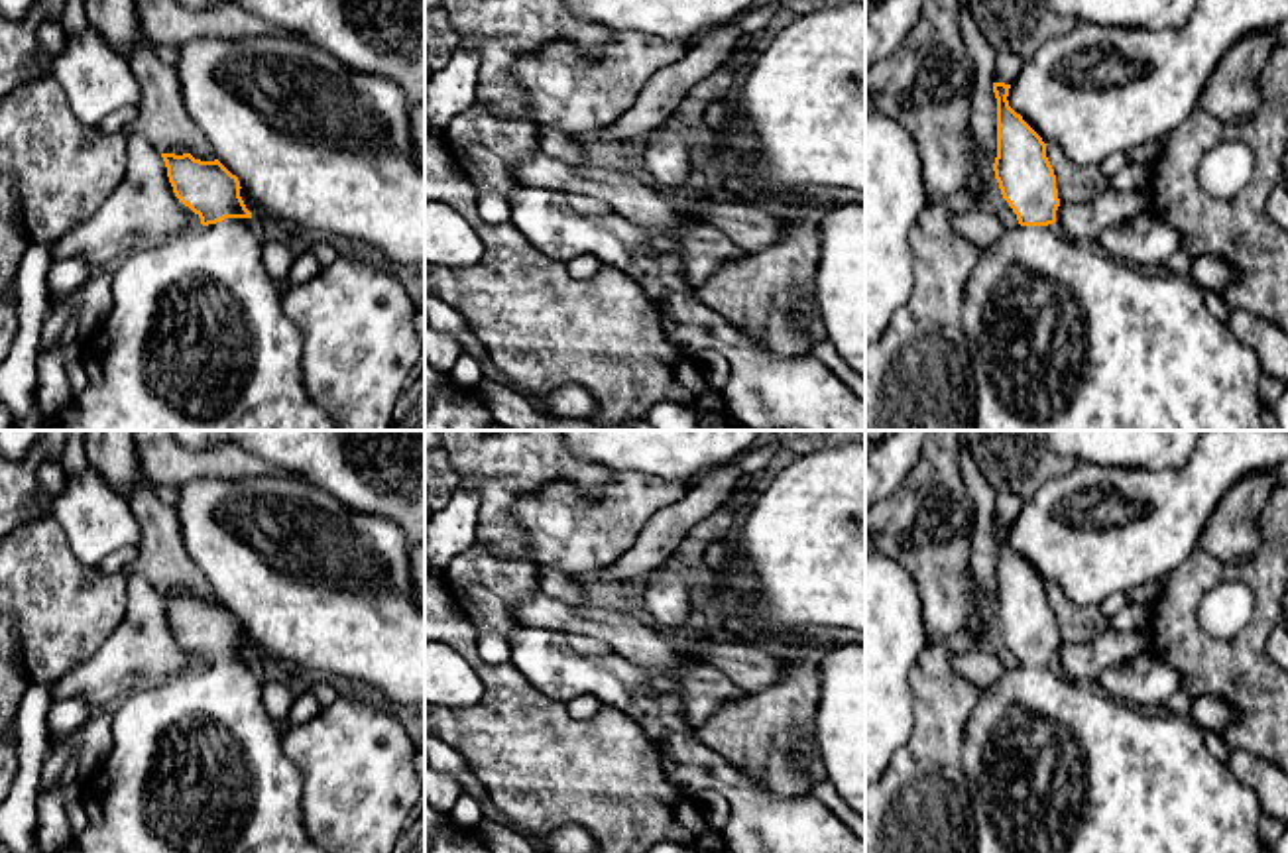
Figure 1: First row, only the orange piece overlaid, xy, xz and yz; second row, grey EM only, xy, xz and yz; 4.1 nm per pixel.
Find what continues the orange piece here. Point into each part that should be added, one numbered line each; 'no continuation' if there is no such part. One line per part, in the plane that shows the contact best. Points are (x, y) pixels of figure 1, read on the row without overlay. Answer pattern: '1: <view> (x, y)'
1: xy (197, 767)

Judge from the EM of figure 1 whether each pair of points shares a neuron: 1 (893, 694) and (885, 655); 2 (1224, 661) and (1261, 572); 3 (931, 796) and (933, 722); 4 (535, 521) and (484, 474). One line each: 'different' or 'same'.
1: same
2: same
3: same
4: different

